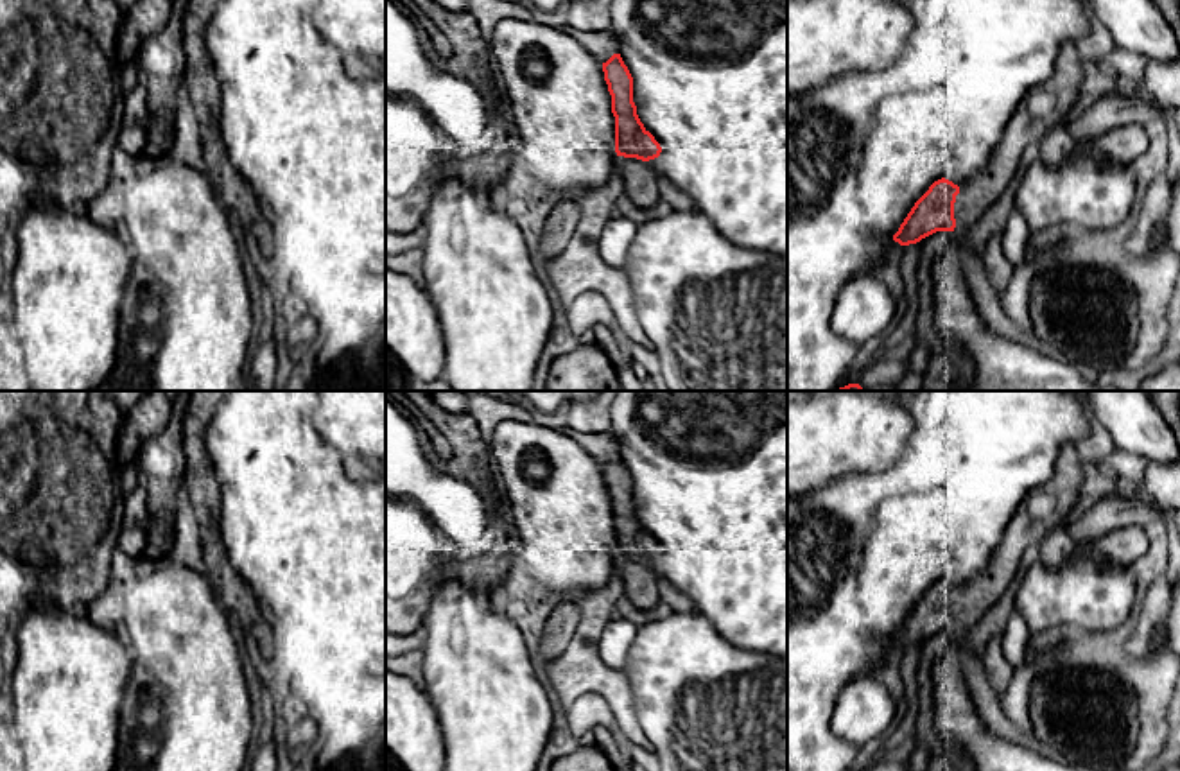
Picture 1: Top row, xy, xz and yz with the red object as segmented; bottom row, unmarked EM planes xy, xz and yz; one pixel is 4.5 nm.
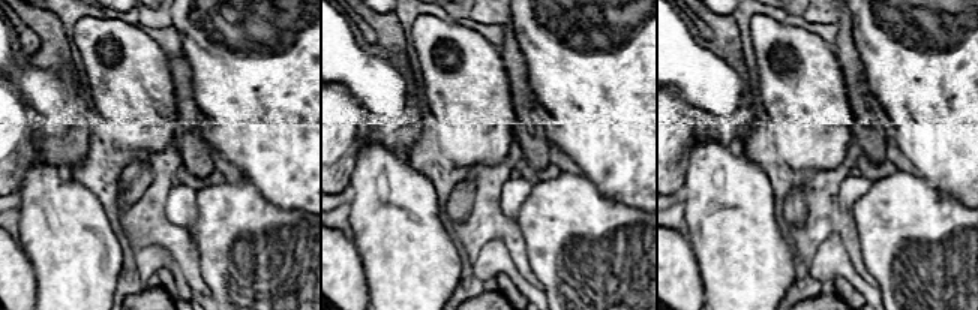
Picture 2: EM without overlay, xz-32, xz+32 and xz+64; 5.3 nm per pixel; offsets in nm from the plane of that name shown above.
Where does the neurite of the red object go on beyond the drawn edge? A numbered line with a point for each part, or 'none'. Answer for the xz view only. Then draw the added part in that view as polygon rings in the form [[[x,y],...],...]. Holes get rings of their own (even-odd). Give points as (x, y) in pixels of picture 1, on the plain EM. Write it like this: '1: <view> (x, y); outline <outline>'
1: xz (641, 583); outline [[[615,558],[615,576],[624,585],[624,595],[640,610],[651,610],[664,599],[660,579],[651,563]]]

